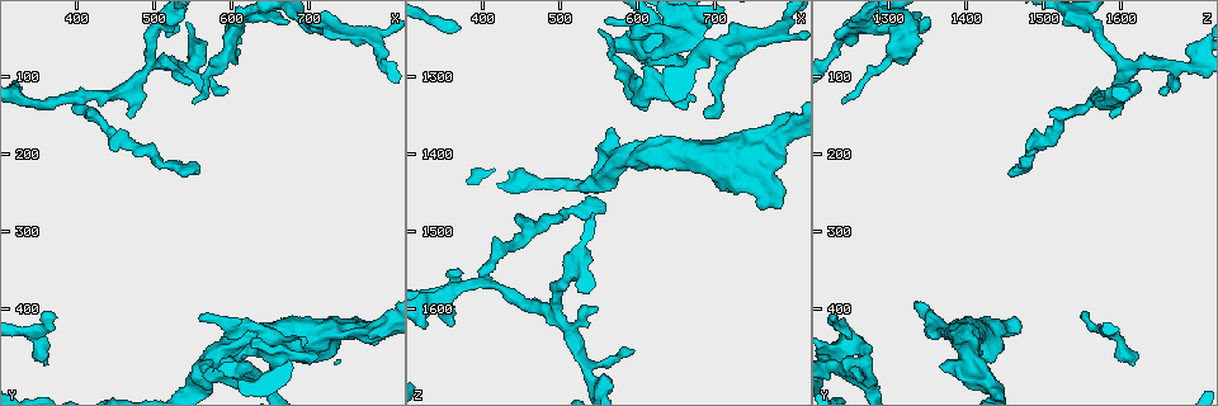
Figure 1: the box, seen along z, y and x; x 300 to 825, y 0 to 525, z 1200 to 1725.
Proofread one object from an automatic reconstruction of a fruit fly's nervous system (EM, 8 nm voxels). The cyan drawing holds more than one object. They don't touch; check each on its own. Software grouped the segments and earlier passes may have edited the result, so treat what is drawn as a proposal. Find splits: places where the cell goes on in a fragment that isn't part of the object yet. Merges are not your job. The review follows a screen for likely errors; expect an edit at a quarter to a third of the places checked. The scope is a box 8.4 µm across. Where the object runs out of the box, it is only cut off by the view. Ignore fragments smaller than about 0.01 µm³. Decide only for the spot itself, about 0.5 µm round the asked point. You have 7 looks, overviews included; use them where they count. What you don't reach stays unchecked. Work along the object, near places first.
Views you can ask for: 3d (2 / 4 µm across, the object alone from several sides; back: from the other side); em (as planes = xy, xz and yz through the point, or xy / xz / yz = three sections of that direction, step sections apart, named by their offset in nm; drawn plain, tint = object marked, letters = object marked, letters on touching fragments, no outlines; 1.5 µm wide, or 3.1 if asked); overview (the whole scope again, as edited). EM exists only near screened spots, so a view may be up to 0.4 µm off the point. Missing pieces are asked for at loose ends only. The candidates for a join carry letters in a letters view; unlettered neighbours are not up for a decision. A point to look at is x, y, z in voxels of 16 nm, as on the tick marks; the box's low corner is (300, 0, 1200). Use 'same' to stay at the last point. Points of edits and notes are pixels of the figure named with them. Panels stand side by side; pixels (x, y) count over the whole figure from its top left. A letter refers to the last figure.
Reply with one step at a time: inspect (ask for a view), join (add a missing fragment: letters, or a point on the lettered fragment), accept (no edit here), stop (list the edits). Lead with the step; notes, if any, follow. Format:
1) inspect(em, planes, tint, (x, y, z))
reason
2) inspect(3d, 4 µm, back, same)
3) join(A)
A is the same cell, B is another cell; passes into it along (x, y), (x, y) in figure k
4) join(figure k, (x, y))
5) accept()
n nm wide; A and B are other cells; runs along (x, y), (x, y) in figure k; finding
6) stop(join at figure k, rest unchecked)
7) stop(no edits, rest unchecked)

inspect(em, yz, step 8, tint, (545, 135, 1240))

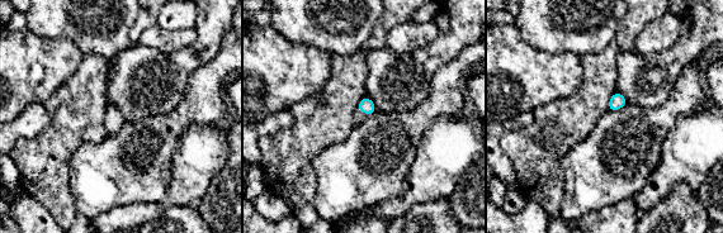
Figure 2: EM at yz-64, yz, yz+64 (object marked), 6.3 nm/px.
inspect(em, xz, step 4, letters, same)
cut it another way

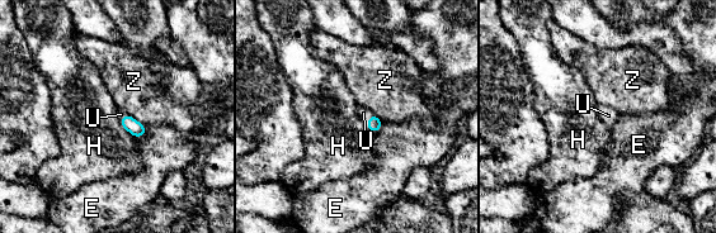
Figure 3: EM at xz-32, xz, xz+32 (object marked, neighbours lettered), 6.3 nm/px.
join(U)
90 nm wide; U is the same cell, E, H and Z are other cells; passes into it along (373, 124), (367, 122), (363, 113) in figure 3; the cell continues

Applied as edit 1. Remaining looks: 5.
inspect(overview)

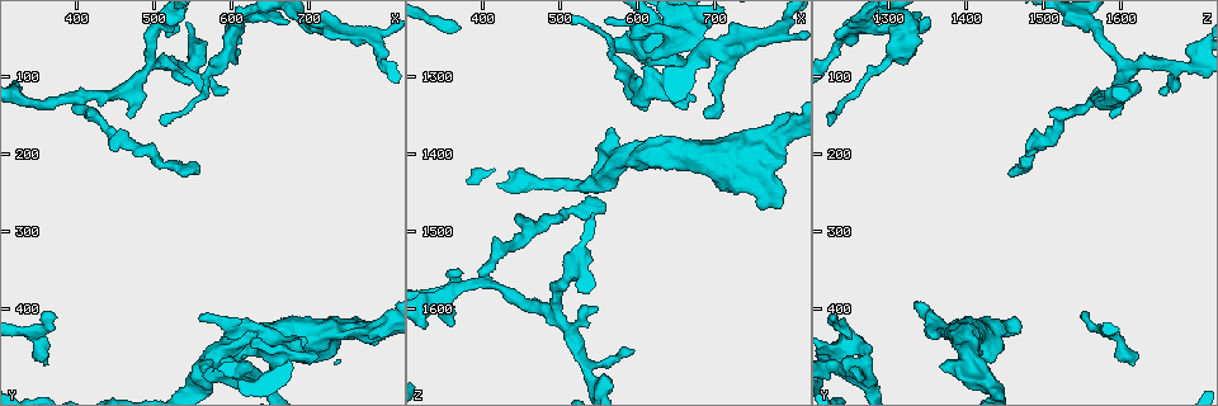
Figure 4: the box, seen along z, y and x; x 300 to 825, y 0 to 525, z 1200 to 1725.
inspect(em, planes, letters, (550, 490, 1395))
free end

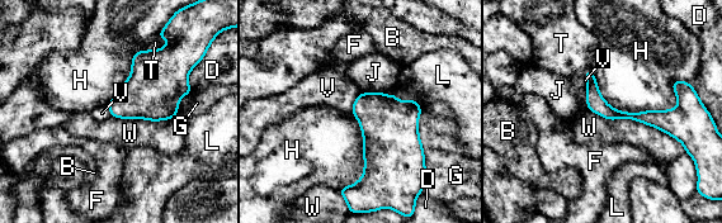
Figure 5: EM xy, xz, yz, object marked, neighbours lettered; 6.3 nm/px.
accept()
B, D, F, G, H, J, L, T, V and W are other cells; no lettered fragment goes on from it

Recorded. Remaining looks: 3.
inspect(em, planes, letters, (355, 405, 1550))
an open end

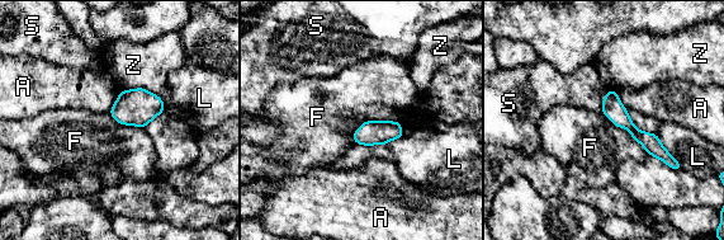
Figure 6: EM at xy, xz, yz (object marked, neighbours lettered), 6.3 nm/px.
accept()
F touches over 400 nm; A, F, L, S and Z are other cells; runs along (611, 93), (614, 111), (654, 151) in figure 6; no lettered fragment goes on from it

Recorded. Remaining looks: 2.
stop(join at figure 3, rest unchecked)

